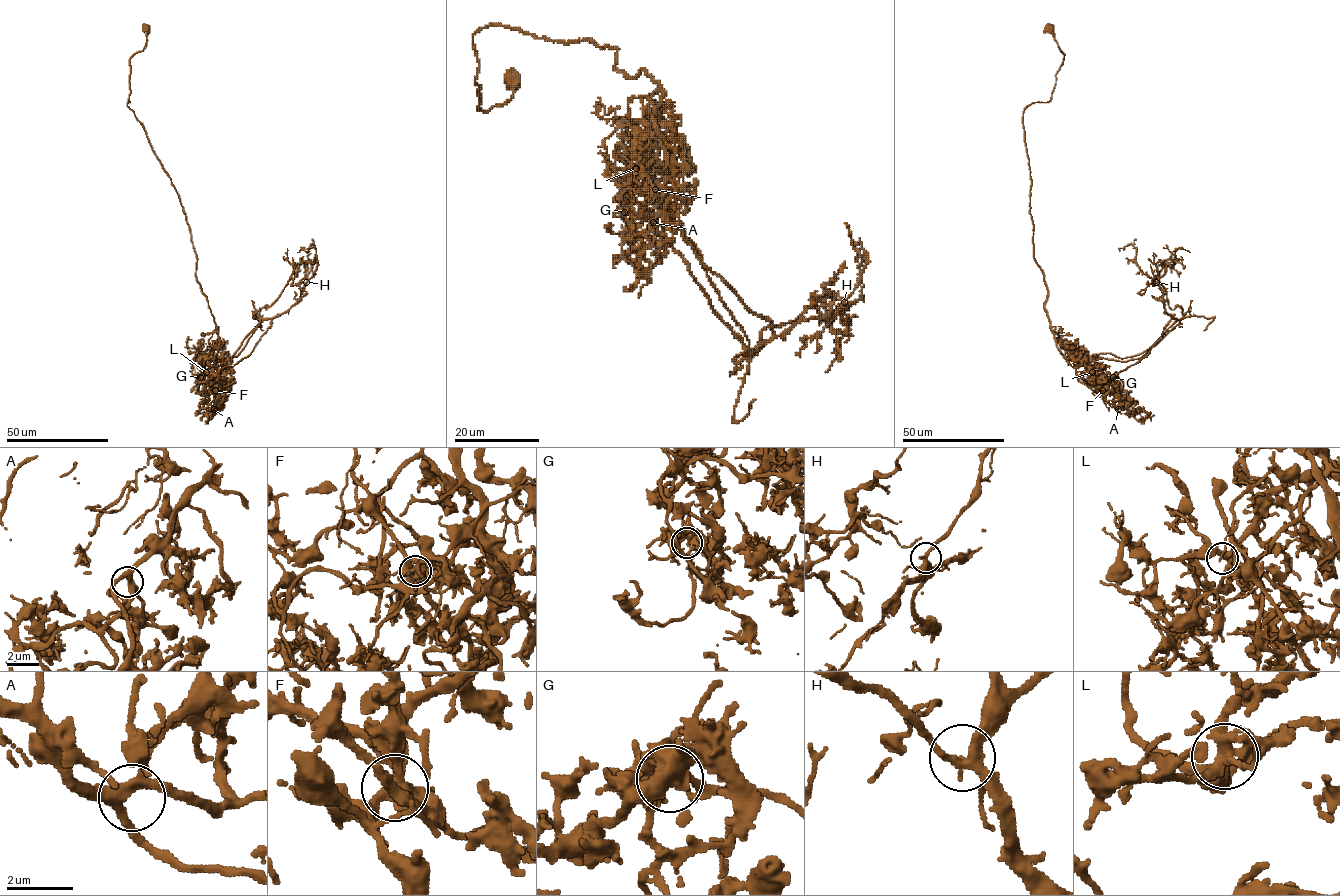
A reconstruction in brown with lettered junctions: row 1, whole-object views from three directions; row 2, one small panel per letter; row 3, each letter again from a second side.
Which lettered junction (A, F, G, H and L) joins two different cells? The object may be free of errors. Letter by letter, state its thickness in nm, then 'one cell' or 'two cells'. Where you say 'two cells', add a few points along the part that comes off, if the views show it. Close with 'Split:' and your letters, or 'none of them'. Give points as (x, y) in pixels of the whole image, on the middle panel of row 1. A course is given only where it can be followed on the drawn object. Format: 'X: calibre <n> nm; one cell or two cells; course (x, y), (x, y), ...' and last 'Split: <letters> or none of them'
A: calibre 320 nm; one cell
F: calibre 340 nm; two cells; course (655, 190), (771, 338), (747, 349), (718, 314), (667, 238), (633, 126), (599, 106), (606, 115)
G: calibre 440 nm; one cell
H: calibre 280 nm; one cell
L: calibre 360 nm; one cell
Split: F

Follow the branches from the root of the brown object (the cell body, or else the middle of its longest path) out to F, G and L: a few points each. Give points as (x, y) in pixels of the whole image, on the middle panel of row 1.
F: (514, 79), (477, 108), (487, 25), (614, 47), (663, 92), (655, 190)
G: (514, 79), (477, 108), (487, 25), (614, 47), (618, 71), (661, 86), (663, 147), (624, 212)
L: (514, 79), (477, 108), (487, 25), (614, 47), (663, 92), (663, 143), (636, 168)

